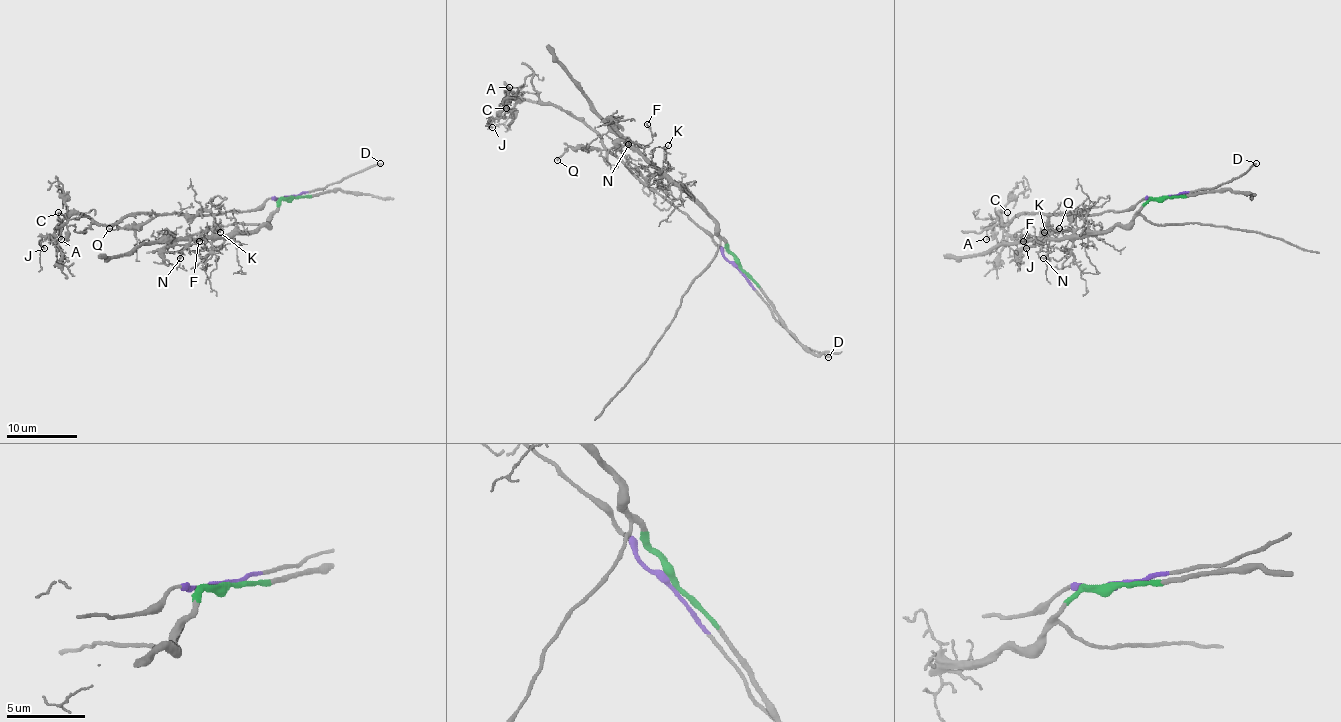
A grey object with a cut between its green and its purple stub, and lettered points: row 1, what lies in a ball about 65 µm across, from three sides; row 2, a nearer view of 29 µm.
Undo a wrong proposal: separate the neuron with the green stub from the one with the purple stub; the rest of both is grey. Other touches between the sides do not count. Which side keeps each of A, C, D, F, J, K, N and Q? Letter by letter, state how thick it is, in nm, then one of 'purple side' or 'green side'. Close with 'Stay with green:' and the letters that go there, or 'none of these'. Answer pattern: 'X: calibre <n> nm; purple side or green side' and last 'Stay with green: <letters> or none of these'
A: calibre 160 nm; purple side
C: calibre 110 nm; purple side
D: calibre 200 nm; purple side
F: calibre 100 nm; green side
J: calibre 120 nm; purple side
K: calibre 130 nm; green side
N: calibre 130 nm; green side
Q: calibre 120 nm; purple side
Stay with green: F, K, N

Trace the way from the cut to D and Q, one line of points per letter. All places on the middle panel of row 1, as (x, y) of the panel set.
D: (738, 268), (773, 315), (802, 345), (829, 357)
Q: (738, 268), (708, 234), (646, 187), (608, 152), (569, 147), (557, 161)

